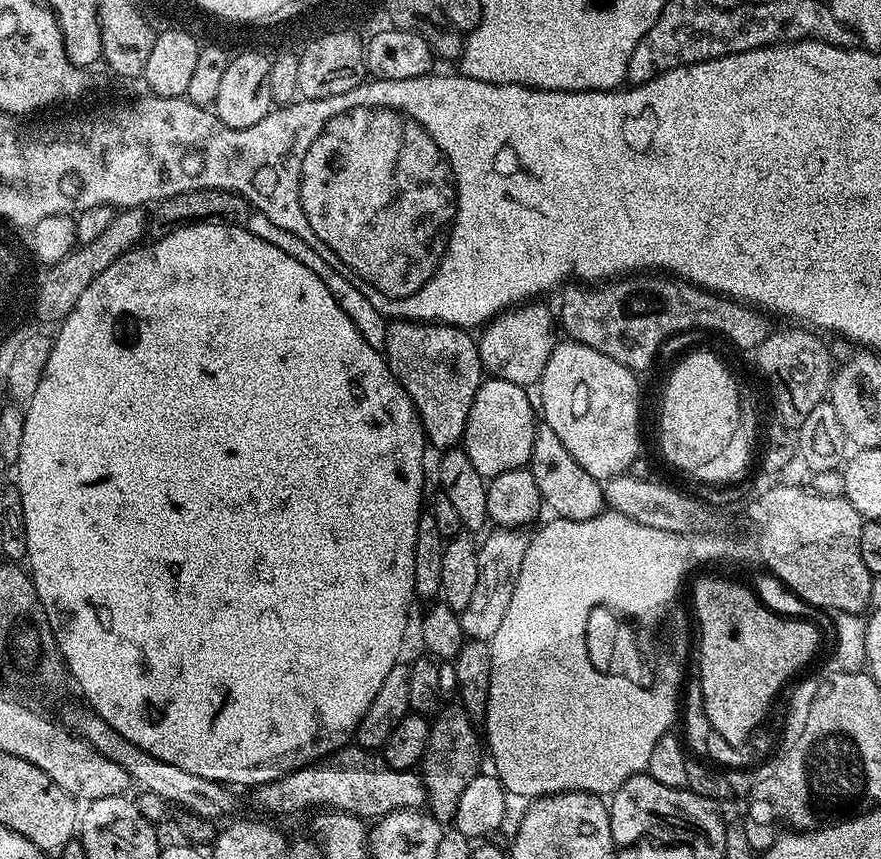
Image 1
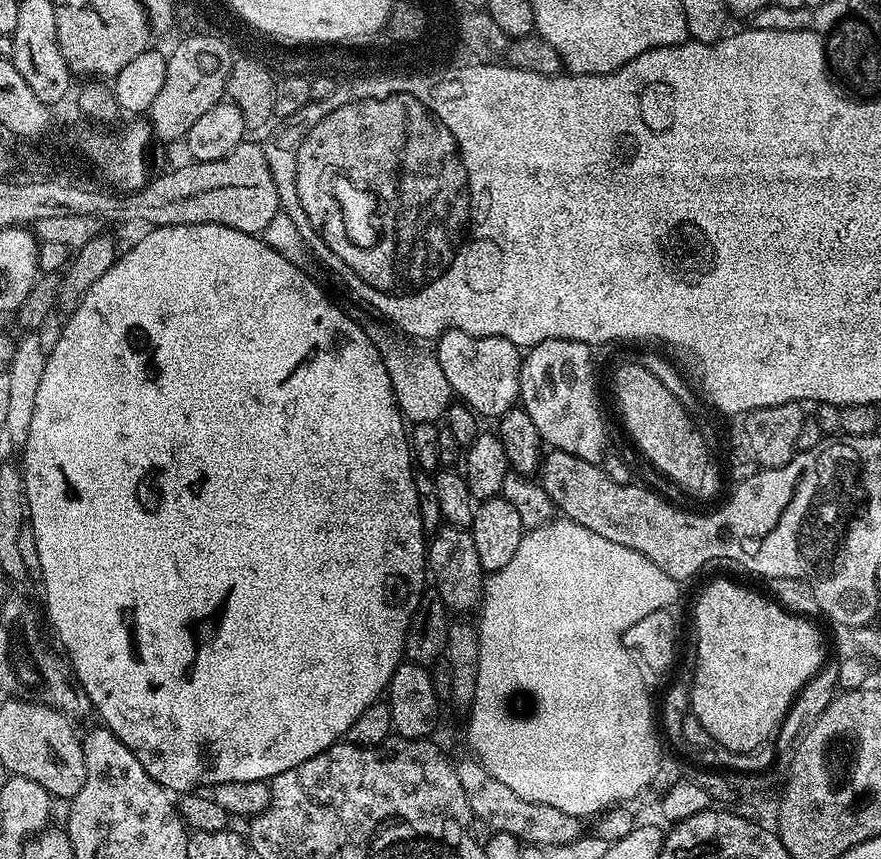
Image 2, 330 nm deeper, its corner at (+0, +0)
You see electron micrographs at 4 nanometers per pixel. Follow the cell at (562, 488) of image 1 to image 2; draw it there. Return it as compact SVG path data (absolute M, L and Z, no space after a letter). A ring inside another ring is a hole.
M455 328L435 341L434 355L446 382L450 382L453 393L477 417L499 418L517 407L520 398L521 349L514 342L497 336L471 336Z

